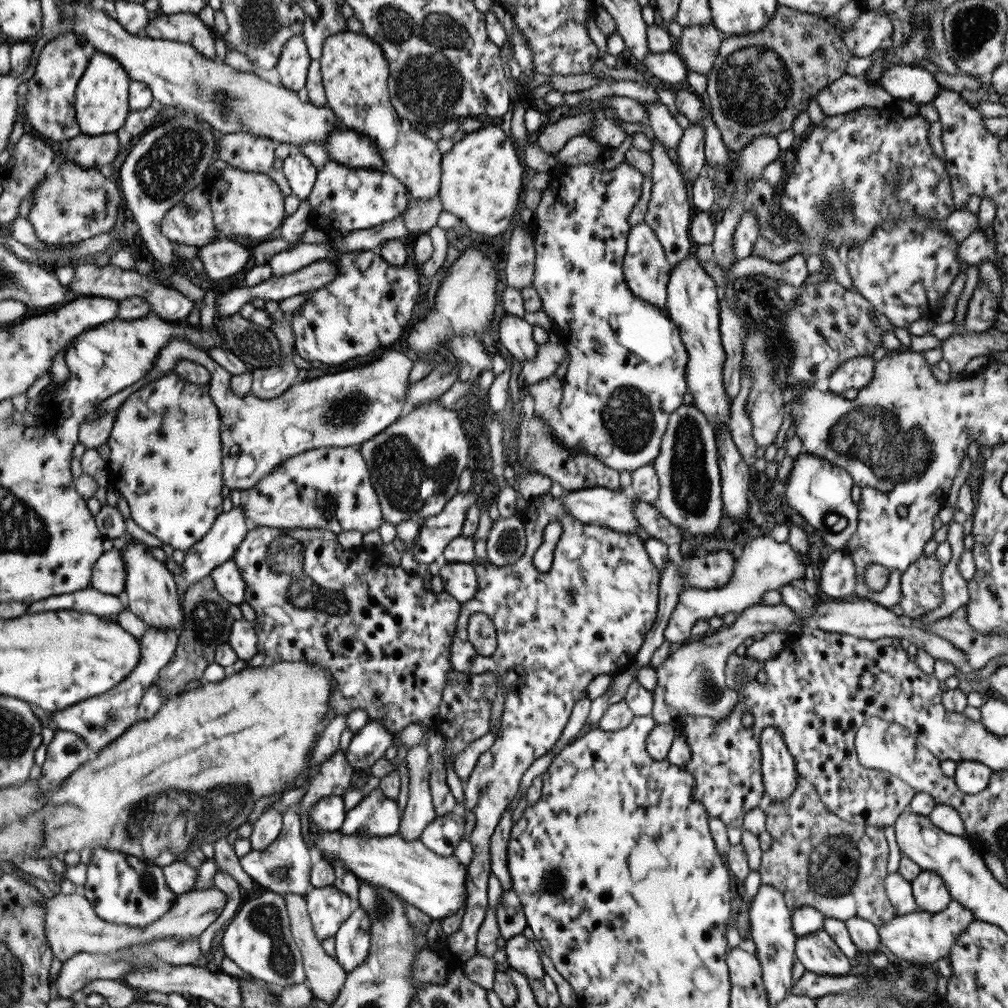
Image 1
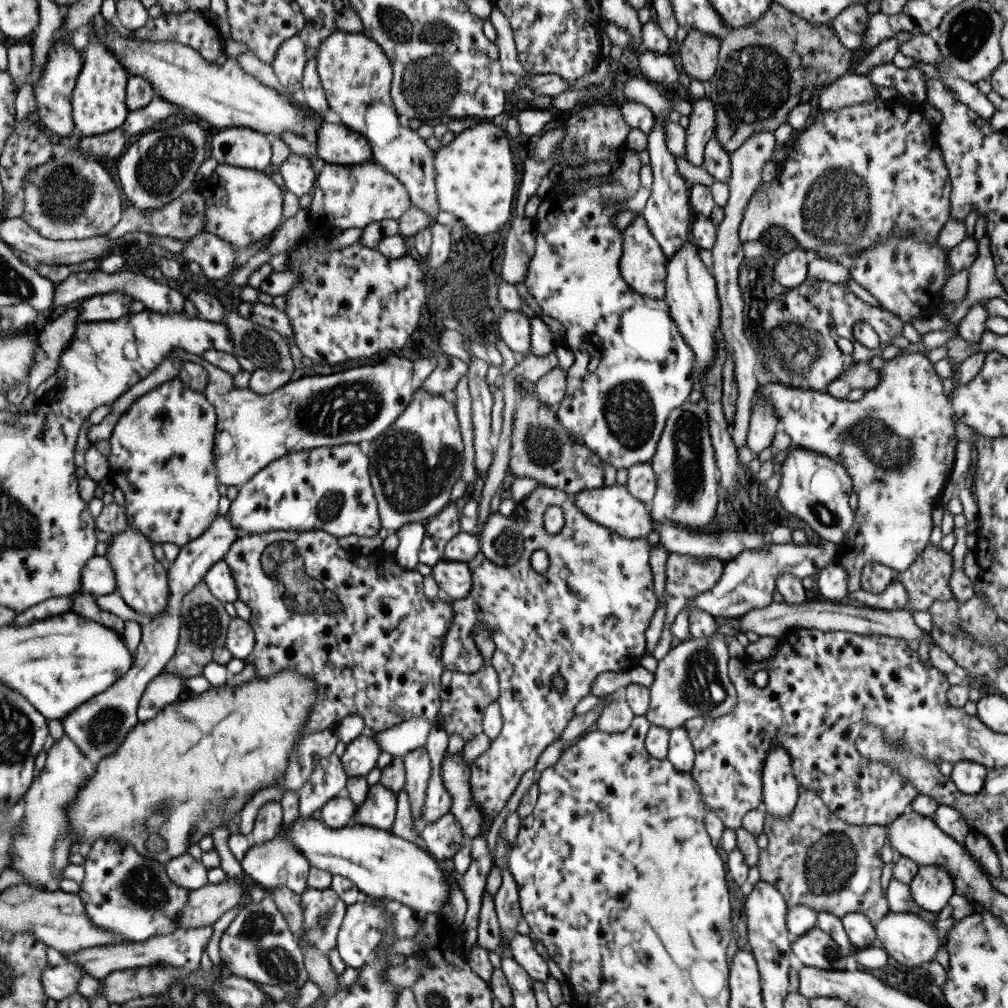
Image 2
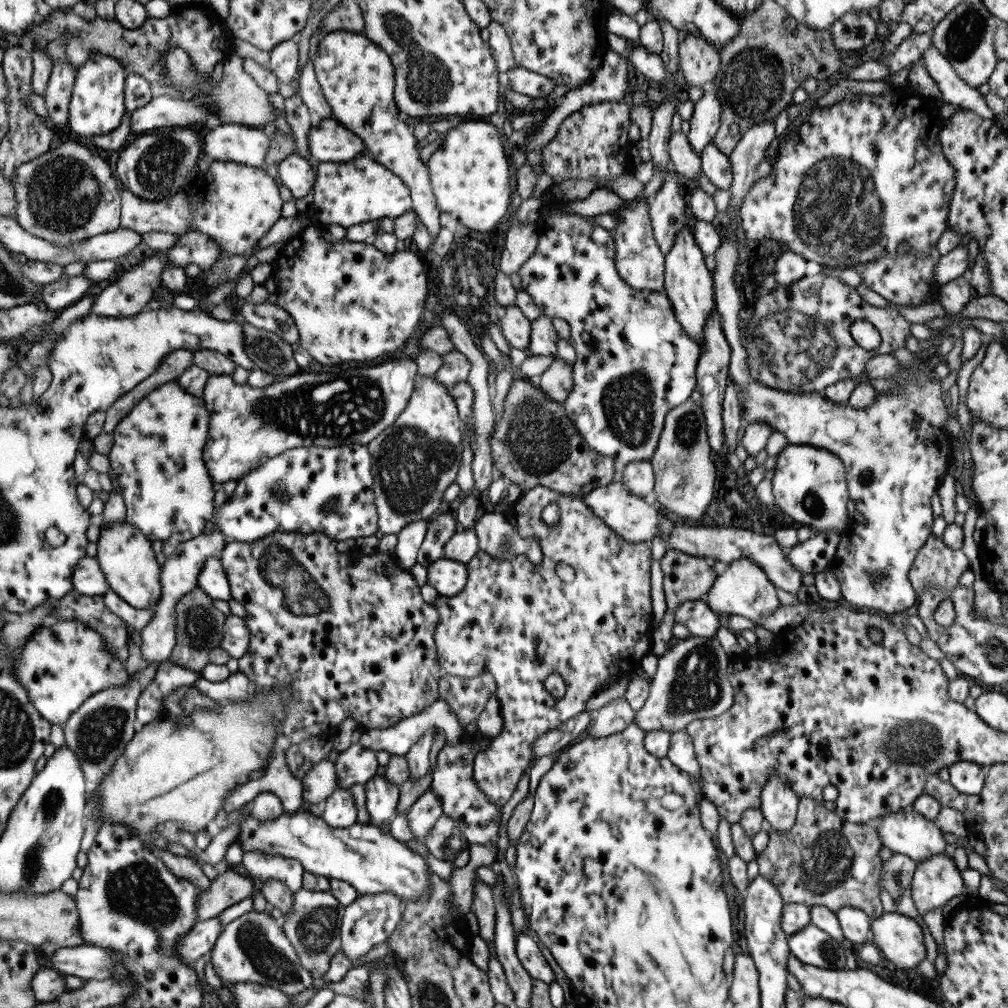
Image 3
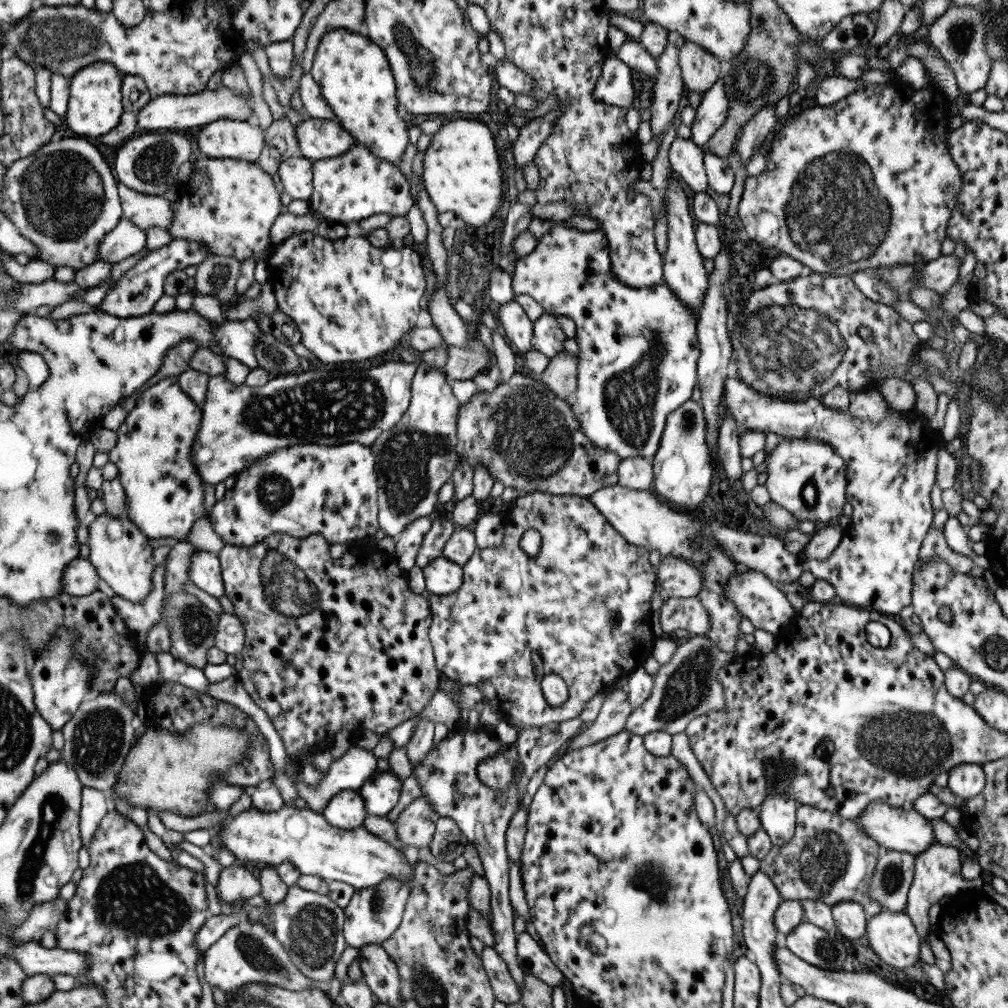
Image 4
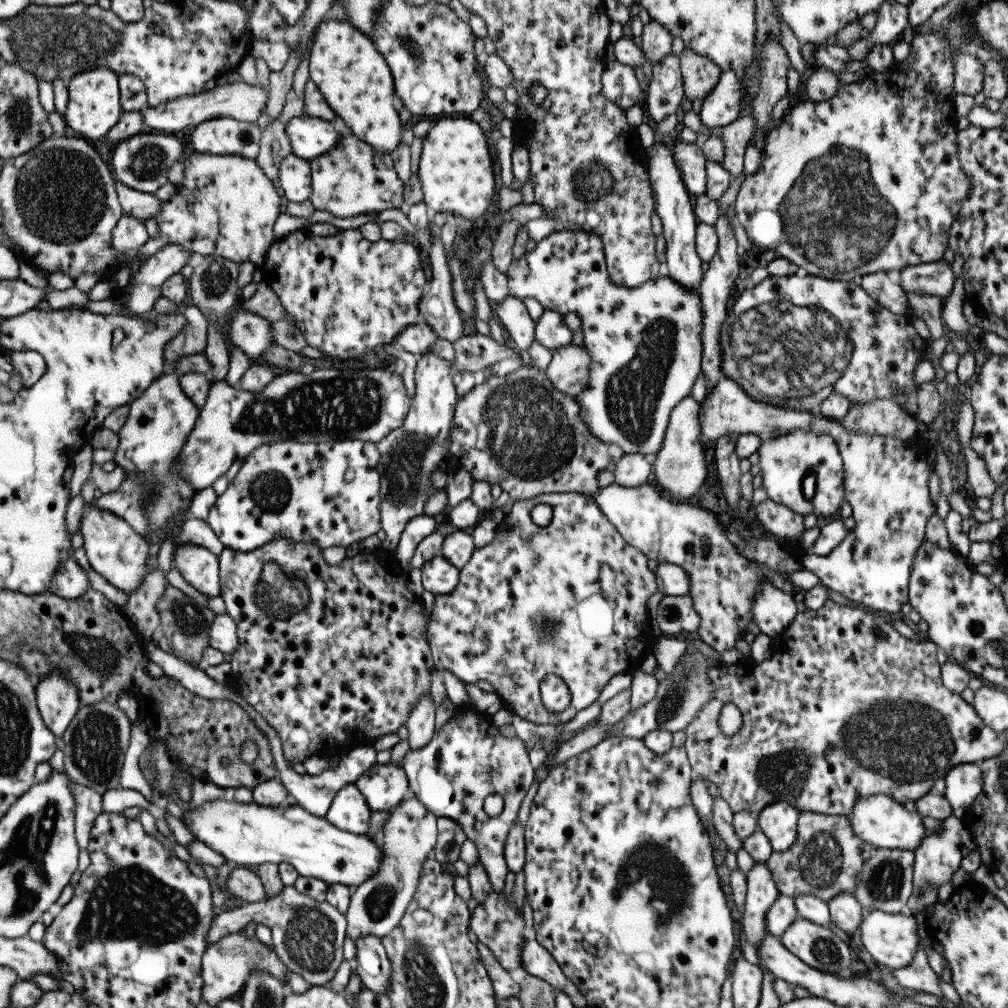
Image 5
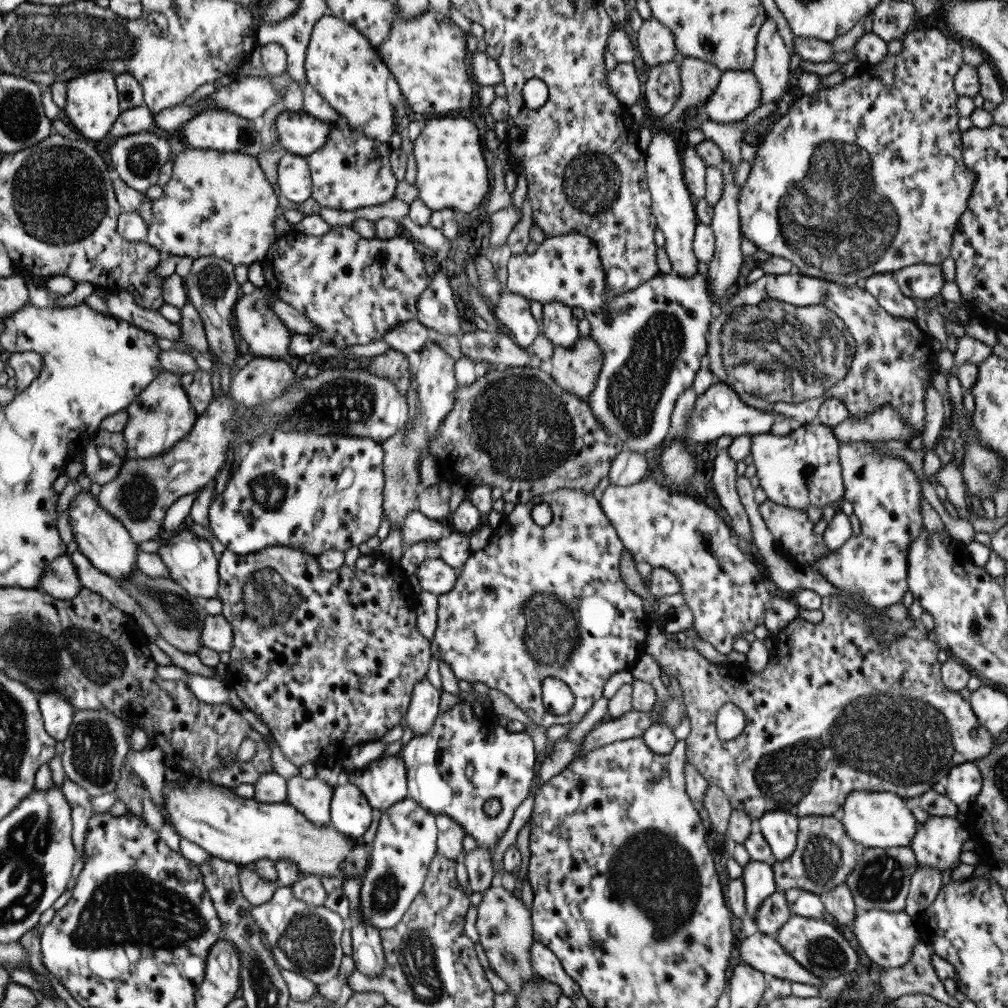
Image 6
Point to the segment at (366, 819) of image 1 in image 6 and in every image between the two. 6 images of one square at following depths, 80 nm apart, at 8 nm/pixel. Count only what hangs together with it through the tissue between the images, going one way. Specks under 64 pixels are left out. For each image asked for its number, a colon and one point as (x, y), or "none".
2: (377, 810)
3: (381, 796)
4: (380, 791)
5: (383, 785)
6: (382, 782)

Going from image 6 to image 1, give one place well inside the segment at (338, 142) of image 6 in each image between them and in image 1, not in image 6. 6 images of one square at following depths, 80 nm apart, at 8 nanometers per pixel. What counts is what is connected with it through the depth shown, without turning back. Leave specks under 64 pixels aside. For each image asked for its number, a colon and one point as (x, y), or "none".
1: (342, 198)
2: (345, 196)
3: (345, 193)
4: (354, 185)
5: (353, 178)

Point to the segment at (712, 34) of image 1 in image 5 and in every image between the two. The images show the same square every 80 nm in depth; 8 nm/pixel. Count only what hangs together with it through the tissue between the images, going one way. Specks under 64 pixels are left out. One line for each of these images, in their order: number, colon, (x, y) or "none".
2: (698, 52)
3: (698, 60)
4: (699, 70)
5: (699, 75)

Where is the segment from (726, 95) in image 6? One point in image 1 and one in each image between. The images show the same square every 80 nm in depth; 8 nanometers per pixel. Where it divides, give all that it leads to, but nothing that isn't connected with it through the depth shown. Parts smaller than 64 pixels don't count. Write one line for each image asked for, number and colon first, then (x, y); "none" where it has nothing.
1: (690, 151)
2: (700, 129)
3: (705, 118)
4: (710, 113)
5: (723, 104)

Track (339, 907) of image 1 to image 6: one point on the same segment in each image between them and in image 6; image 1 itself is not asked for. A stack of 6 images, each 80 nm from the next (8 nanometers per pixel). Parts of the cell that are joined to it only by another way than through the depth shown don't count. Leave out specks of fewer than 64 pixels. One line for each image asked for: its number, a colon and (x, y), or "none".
2: (323, 910)
3: (312, 927)
4: (308, 925)
5: (307, 936)
6: (304, 939)

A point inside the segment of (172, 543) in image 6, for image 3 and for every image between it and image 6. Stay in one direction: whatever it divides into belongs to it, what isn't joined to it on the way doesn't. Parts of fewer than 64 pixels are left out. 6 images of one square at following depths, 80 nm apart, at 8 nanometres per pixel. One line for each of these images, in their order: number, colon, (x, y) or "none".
3: (211, 579)
4: (204, 572)
5: (198, 567)

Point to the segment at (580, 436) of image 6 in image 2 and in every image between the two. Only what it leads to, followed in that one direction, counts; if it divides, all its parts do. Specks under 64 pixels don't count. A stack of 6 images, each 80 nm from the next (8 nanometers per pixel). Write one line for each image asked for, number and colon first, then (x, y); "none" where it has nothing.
2: (540, 450)
3: (532, 444)
4: (527, 438)
5: (517, 431)

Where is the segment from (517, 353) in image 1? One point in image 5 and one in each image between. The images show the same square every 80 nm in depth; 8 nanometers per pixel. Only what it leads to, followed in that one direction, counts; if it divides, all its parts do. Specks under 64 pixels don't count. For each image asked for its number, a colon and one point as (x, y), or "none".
2: (513, 328)
3: (515, 328)
4: (517, 328)
5: (511, 312)

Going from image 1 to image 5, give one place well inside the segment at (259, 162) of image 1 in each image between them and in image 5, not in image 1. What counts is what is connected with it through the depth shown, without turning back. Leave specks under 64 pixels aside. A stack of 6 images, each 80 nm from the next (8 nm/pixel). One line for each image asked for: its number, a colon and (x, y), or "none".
2: (237, 146)
3: (237, 143)
4: (225, 138)
5: (218, 135)

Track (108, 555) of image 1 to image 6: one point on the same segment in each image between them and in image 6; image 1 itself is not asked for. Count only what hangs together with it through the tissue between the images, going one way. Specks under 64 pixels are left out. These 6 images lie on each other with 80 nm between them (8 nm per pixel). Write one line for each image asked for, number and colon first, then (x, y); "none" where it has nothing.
2: (96, 577)
3: (86, 578)
4: (78, 579)
5: (68, 581)
6: (60, 581)

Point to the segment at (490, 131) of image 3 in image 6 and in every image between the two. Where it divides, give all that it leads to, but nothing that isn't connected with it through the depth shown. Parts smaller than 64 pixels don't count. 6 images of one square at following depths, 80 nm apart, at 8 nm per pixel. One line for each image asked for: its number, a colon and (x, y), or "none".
4: (460, 170)
5: (454, 171)
6: (450, 172)

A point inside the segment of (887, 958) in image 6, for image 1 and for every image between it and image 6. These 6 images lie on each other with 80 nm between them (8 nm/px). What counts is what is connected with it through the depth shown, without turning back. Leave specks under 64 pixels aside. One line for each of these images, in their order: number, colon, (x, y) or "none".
1: (922, 938)
2: (907, 939)
3: (899, 939)
4: (891, 936)
5: (891, 939)

